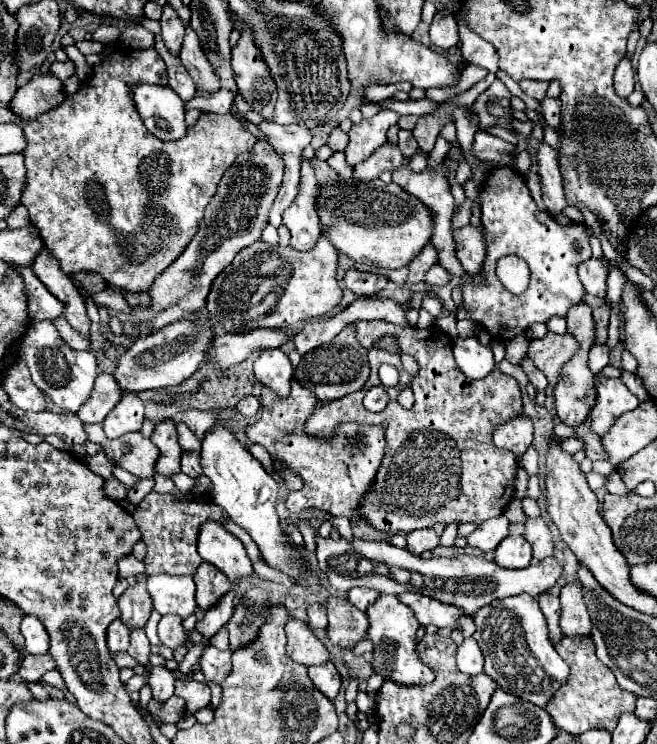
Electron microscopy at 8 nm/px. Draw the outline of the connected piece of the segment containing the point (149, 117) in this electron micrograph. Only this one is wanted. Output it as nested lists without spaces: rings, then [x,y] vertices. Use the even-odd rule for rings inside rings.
[[[134,84],[130,94],[150,134],[160,140],[178,140],[186,134],[184,102],[170,86]]]

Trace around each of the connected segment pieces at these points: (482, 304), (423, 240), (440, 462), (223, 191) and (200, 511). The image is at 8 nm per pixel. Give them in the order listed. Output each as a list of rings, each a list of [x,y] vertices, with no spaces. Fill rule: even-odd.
[[[512,168],[492,170],[484,182],[480,198],[488,250],[482,270],[486,286],[474,288],[470,284],[470,276],[464,276],[464,280],[460,278],[460,286],[464,286],[462,306],[472,314],[472,320],[482,324],[494,338],[508,340],[522,334],[532,322],[546,322],[550,316],[566,316],[568,308],[580,302],[586,292],[576,274],[576,266],[590,258],[588,236],[584,234],[582,226],[560,226],[546,212],[538,210],[524,178]],[[506,254],[524,258],[532,270],[532,282],[520,296],[506,290],[496,278],[496,262]]]
[[[334,178],[326,184],[326,188],[320,188],[318,196],[318,214],[324,232],[328,234],[332,246],[346,256],[350,256],[356,262],[366,262],[374,266],[384,268],[404,268],[412,262],[412,258],[418,256],[418,252],[430,242],[432,238],[432,224],[434,216],[420,200],[416,200],[412,194],[404,192],[398,184],[384,184],[382,180],[374,182],[354,182],[354,180],[340,180]]]
[[[356,320],[352,324],[352,328],[356,332],[360,346],[368,348],[368,356],[370,356],[370,378],[366,380],[368,384],[362,390],[342,396],[340,400],[334,400],[328,404],[320,402],[314,408],[312,416],[308,416],[308,420],[306,420],[306,434],[312,438],[332,440],[332,438],[336,438],[338,426],[344,422],[356,422],[362,426],[386,426],[388,448],[384,450],[384,460],[378,468],[376,480],[372,482],[368,496],[364,496],[364,504],[360,504],[360,516],[364,516],[364,520],[374,530],[378,530],[382,534],[390,534],[390,536],[400,534],[400,532],[408,534],[408,532],[420,530],[420,528],[432,528],[434,524],[444,524],[444,526],[448,526],[452,522],[482,524],[484,520],[502,516],[504,508],[514,498],[514,476],[518,470],[518,462],[512,452],[494,446],[492,430],[498,422],[514,418],[522,412],[522,394],[520,394],[518,382],[512,376],[500,372],[498,368],[494,368],[486,378],[468,380],[464,376],[464,372],[460,372],[460,368],[456,368],[456,360],[452,356],[452,338],[446,332],[442,332],[438,326],[430,326],[430,328],[422,330],[416,326],[402,328],[396,324],[382,322],[382,320],[372,320],[372,322]],[[384,334],[394,334],[400,342],[402,352],[410,354],[418,362],[420,368],[418,368],[416,376],[412,376],[404,370],[400,356],[374,348],[374,342]],[[382,362],[396,366],[396,370],[400,372],[400,382],[394,388],[384,388],[390,396],[388,406],[382,412],[370,412],[364,408],[362,398],[370,390],[370,386],[382,386],[382,382],[378,378],[378,366]],[[406,386],[410,386],[414,392],[414,406],[410,410],[406,410],[398,402],[398,394]]]
[[[256,142],[252,150],[234,160],[234,164],[224,172],[210,204],[206,206],[204,218],[192,242],[186,246],[180,258],[154,280],[148,292],[154,302],[152,308],[134,308],[130,316],[118,316],[126,334],[138,336],[136,324],[140,322],[148,322],[152,328],[160,330],[162,326],[190,316],[192,312],[204,310],[212,280],[234,260],[242,248],[260,240],[260,232],[268,224],[268,212],[282,182],[282,172],[282,158],[266,142]]]
[[[150,492],[140,506],[134,510],[136,526],[142,534],[142,540],[148,548],[144,556],[146,574],[178,574],[178,576],[192,576],[196,568],[200,566],[200,556],[196,552],[196,538],[198,538],[198,526],[206,520],[224,520],[222,508],[212,504],[204,496],[188,494],[182,500],[176,500],[172,494],[156,494]]]

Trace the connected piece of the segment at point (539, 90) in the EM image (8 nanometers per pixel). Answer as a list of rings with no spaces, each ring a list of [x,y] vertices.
[[[522,80],[522,82],[520,82],[520,88],[522,88],[522,92],[524,92],[526,96],[536,98],[536,100],[544,100],[548,84],[546,84],[546,82],[534,82],[534,80]]]

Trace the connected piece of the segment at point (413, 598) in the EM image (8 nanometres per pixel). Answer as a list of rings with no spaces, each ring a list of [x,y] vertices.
[[[414,592],[402,594],[400,600],[414,610],[414,614],[422,626],[434,624],[436,628],[450,628],[450,630],[462,628],[460,618],[464,616],[464,612],[460,612],[460,608],[452,608],[450,604],[440,604],[438,600],[434,600],[430,596],[420,596]]]

